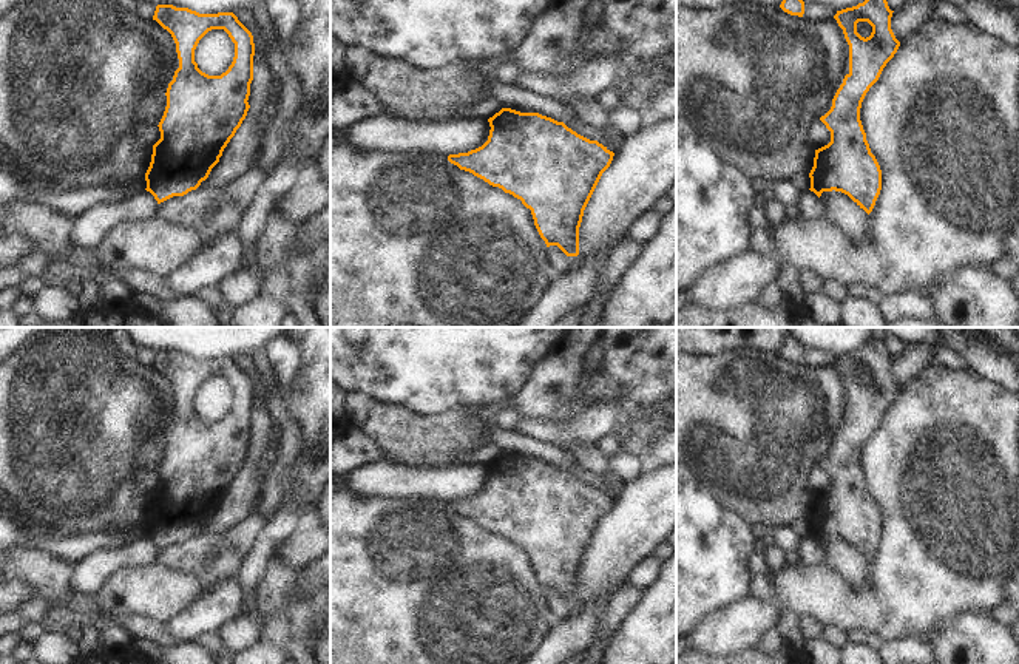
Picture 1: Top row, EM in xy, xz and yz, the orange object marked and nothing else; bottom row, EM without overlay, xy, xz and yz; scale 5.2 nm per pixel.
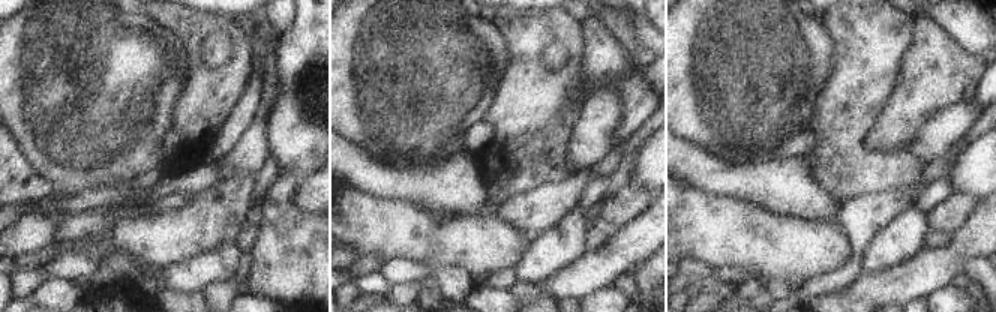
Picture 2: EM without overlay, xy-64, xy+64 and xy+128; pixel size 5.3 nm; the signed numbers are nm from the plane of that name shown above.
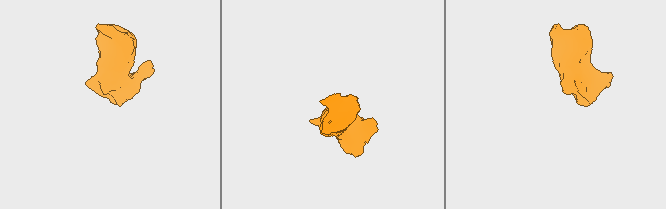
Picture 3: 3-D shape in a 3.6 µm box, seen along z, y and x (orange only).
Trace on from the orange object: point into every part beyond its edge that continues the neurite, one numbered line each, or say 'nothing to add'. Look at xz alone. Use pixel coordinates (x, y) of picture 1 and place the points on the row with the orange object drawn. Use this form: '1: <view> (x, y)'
nothing to add

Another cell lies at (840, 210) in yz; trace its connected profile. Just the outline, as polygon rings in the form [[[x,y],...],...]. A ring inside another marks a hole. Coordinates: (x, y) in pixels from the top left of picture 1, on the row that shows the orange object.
[[[823,191],[820,196],[826,208],[826,221],[854,238],[862,238],[869,224],[869,215],[841,191]]]

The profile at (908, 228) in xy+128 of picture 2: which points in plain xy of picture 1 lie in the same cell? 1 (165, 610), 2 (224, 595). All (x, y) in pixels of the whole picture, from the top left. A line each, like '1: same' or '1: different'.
1: different
2: same

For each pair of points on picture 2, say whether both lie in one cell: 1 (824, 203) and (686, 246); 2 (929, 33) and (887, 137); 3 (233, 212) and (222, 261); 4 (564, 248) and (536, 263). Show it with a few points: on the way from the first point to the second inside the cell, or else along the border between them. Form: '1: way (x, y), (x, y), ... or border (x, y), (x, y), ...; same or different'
1: border (752, 200), (782, 215), (818, 221); different
2: way (929, 59), (929, 83), (908, 111); same
3: border (234, 242), (194, 257); different
4: way (557, 248), (543, 260); same

